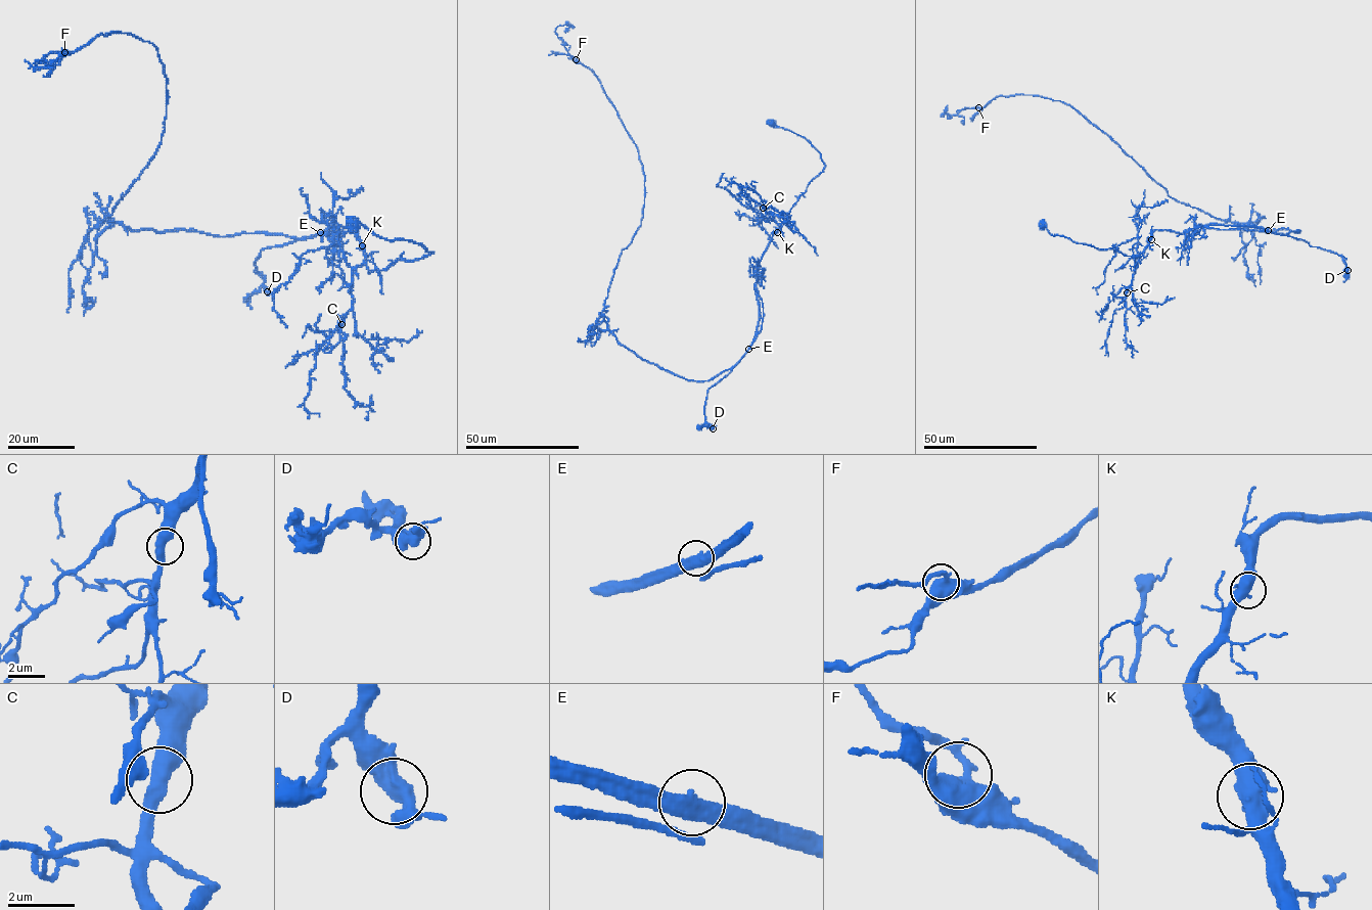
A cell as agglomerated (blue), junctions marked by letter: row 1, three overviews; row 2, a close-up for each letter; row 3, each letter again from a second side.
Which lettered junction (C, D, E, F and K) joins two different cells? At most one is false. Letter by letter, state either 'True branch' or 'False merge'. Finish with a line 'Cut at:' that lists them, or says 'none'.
C: True branch
D: True branch
E: False merge
F: True branch
K: True branch
Cut at: E

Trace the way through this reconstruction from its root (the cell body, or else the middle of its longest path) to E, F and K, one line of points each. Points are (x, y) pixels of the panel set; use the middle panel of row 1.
E: (772, 124), (805, 137), (820, 152), (825, 168), (779, 225), (760, 263), (756, 284), (759, 324), (748, 349)
F: (772, 124), (825, 168), (760, 263), (750, 348), (685, 379), (602, 314), (644, 174), (576, 59)
K: (772, 124), (805, 137), (820, 152), (825, 166), (799, 196), (777, 232)

